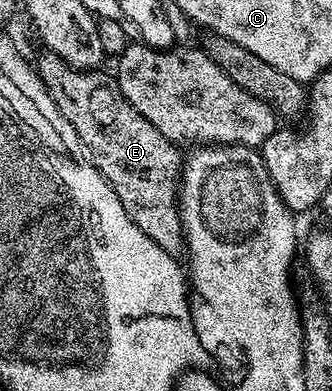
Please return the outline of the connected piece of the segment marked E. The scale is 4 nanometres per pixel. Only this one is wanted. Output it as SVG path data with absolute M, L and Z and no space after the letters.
M48 50L42 53L35 60L37 75L49 89L49 94L57 103L57 109L61 111L63 118L67 118L67 122L81 139L82 149L91 157L91 163L109 183L111 190L115 190L119 202L123 202L123 210L127 210L131 222L135 222L135 226L139 226L139 230L143 230L143 234L147 234L147 238L151 238L155 246L174 254L180 253L185 246L185 235L181 232L181 211L177 209L179 177L183 166L182 153L177 153L174 143L155 126L151 126L151 122L147 122L147 118L143 118L139 110L132 108L125 101L125 95L100 76L100 71L72 68L55 53Z

